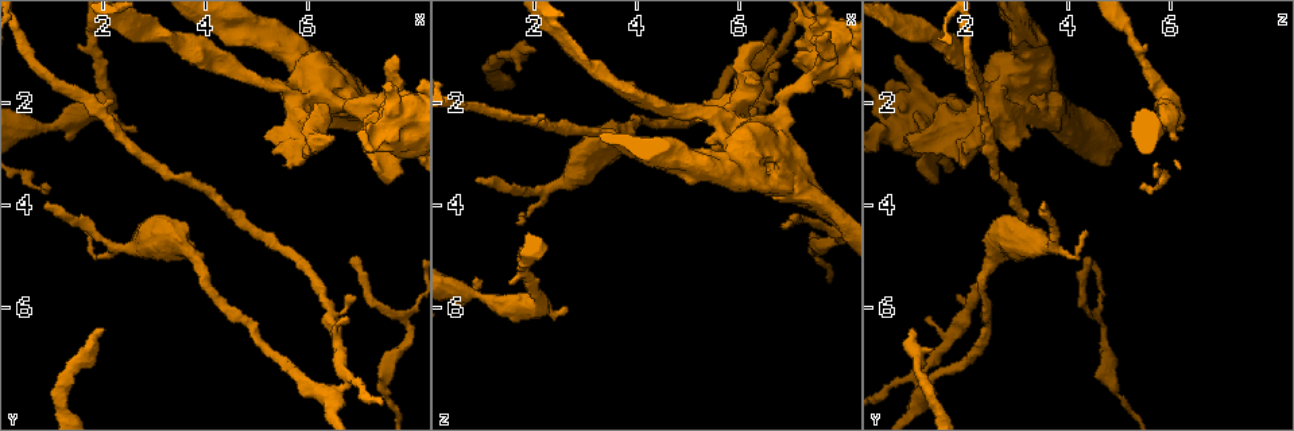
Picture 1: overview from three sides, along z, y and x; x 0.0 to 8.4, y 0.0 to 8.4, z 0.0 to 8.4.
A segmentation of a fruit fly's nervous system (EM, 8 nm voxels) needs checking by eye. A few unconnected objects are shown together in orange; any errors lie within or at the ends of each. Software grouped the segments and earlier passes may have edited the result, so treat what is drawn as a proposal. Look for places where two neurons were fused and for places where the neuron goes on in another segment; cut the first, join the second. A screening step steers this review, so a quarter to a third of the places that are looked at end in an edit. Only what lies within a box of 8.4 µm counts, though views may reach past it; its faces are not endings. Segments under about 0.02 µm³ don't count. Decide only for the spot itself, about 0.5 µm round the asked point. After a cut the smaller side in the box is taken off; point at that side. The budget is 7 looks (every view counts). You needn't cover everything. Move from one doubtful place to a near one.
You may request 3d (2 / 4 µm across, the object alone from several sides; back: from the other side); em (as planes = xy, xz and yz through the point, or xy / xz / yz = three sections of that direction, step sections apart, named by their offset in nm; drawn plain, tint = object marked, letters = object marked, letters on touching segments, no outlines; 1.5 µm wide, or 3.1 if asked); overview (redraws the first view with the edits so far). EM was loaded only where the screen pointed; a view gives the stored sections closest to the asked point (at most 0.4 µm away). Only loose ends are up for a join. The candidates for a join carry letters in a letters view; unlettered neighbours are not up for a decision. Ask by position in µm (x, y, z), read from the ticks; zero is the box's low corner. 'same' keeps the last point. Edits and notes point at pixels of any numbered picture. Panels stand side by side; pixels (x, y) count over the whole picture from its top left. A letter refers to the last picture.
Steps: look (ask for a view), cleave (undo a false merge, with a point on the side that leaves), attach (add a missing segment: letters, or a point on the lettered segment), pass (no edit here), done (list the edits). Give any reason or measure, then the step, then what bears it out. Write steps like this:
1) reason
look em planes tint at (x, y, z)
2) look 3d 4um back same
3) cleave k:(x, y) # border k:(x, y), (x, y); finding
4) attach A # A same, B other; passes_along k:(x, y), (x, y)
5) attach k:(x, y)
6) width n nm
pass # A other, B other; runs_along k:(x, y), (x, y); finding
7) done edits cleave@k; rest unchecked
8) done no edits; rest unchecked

thin end
look 3d 4um at (6.85, 5.05, 4.50)

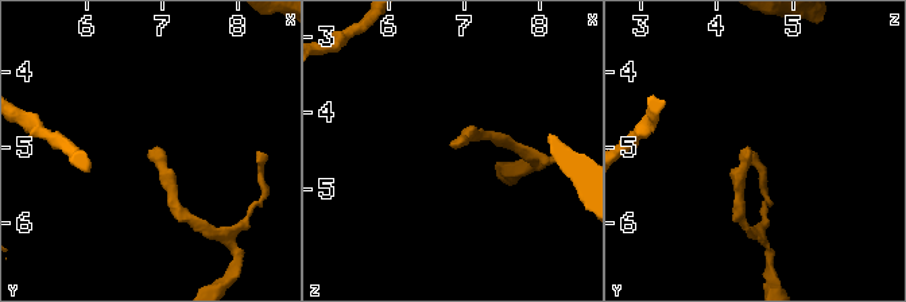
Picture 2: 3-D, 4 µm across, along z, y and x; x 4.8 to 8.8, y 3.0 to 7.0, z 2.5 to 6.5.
need the tissue
look em planes letters at (6.90, 5.05, 4.40)

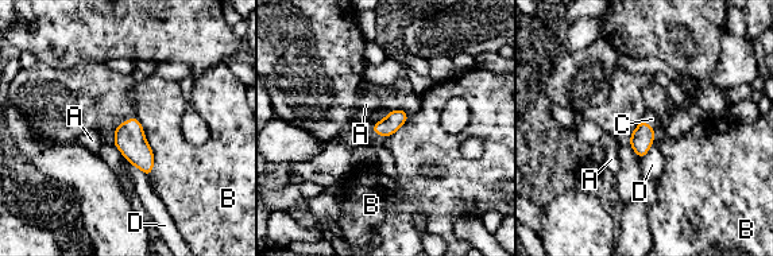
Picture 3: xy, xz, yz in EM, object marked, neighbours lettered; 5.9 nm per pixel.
attach C # A other, B other, C same, D other; passes_along 3:(391, 123), (378, 134), (371, 139); the neuron continues

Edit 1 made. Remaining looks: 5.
redraw
look overview

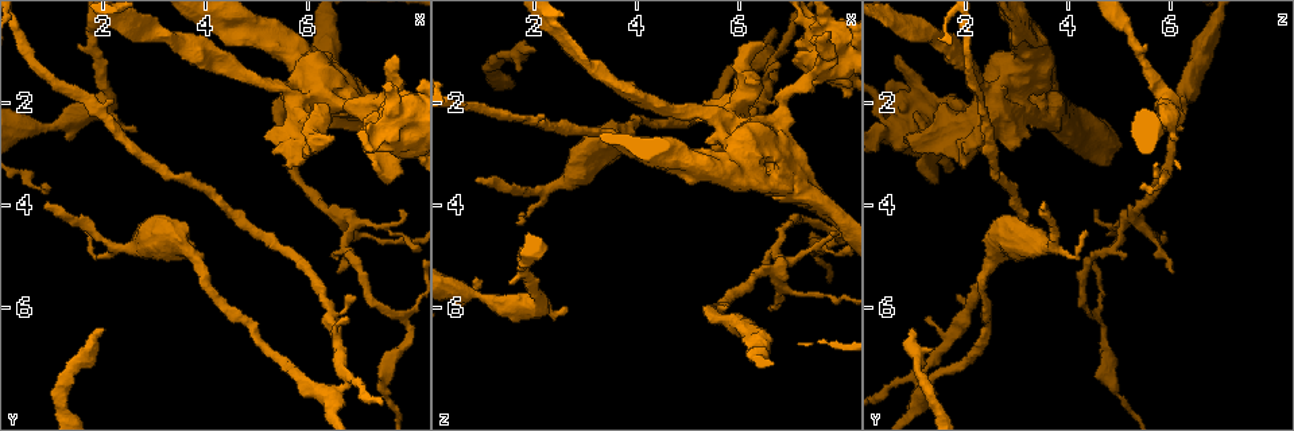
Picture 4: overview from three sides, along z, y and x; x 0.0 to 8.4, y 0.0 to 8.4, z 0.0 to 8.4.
branch stops here
look 3d 4um at (5.15, 2.70, 2.40)

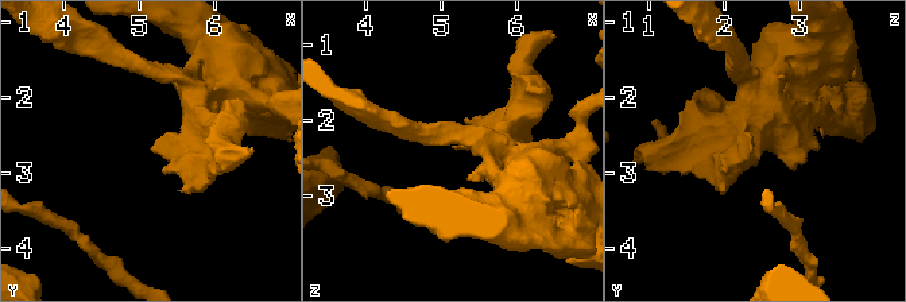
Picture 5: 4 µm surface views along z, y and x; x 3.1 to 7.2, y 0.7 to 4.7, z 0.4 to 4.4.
shape alone is not enough
look em planes letters at (5.15, 2.70, 2.35)

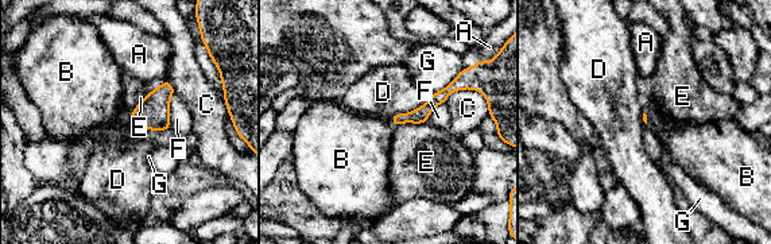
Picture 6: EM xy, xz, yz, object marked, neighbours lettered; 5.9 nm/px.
pass # A other, B other, C other, D other, E other, F other, G other; border 6:(433, 93), (417, 108), (388, 119); none of them fits

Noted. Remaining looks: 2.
done edits attach@3; rest unchecked

